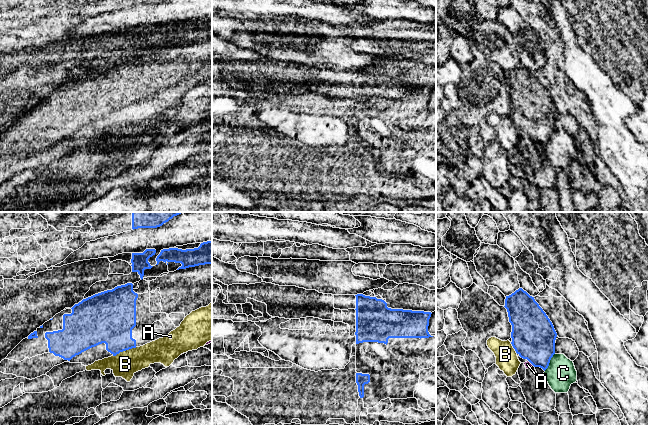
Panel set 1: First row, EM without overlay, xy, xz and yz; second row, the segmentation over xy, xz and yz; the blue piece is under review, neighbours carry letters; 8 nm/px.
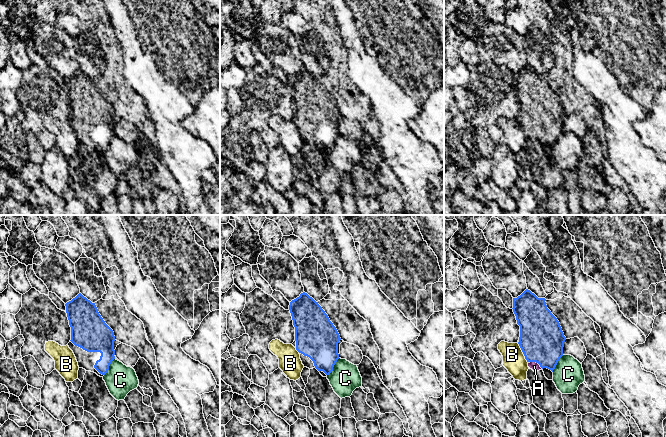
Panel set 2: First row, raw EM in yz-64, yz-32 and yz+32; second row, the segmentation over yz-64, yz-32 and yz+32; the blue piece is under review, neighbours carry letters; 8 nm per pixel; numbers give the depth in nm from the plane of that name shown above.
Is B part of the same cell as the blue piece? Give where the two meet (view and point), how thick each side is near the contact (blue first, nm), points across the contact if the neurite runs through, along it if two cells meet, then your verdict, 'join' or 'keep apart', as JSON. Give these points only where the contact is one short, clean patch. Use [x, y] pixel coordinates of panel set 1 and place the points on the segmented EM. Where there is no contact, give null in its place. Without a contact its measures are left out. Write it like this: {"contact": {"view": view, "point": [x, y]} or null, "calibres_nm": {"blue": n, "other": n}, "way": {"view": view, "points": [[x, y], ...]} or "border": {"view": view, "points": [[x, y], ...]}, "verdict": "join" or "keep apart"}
{"contact": {"view": "xy", "point": [124, 350]}, "calibres_nm": {"blue": 360, "other": 200}, "border": {"view": "xy", "points": [[136, 347], [123, 350], [113, 356]]}, "verdict": "keep apart"}

